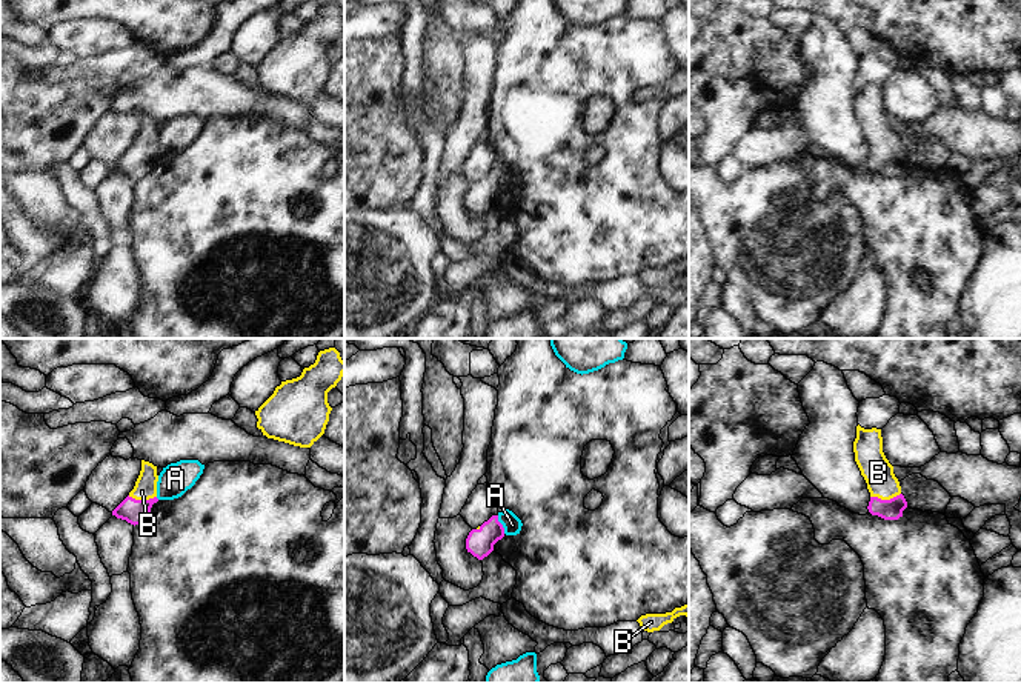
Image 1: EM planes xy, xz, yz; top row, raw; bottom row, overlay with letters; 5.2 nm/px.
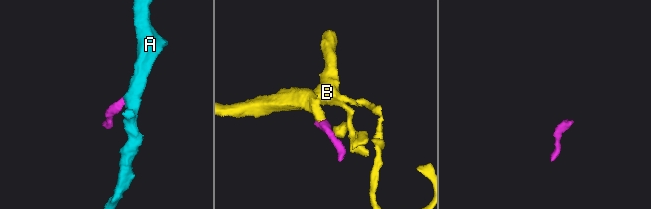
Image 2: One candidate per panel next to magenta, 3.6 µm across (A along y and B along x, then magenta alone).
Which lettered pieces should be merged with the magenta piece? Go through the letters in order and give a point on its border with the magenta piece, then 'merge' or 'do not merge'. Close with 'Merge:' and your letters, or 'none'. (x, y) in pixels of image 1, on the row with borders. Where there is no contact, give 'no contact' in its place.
A: meets magenta in xz at (502, 525); do not merge
B: meets magenta in yz at (884, 500); merge
Merge: B

